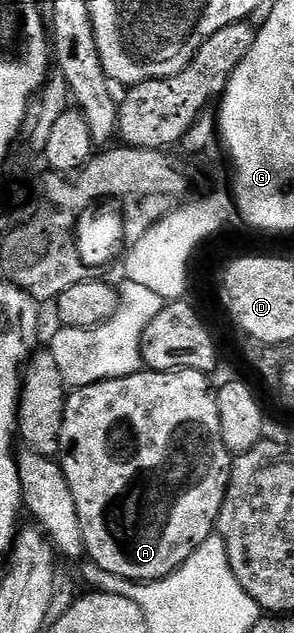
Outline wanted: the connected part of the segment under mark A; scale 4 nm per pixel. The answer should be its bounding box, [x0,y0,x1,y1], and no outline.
[60,368,232,582]

